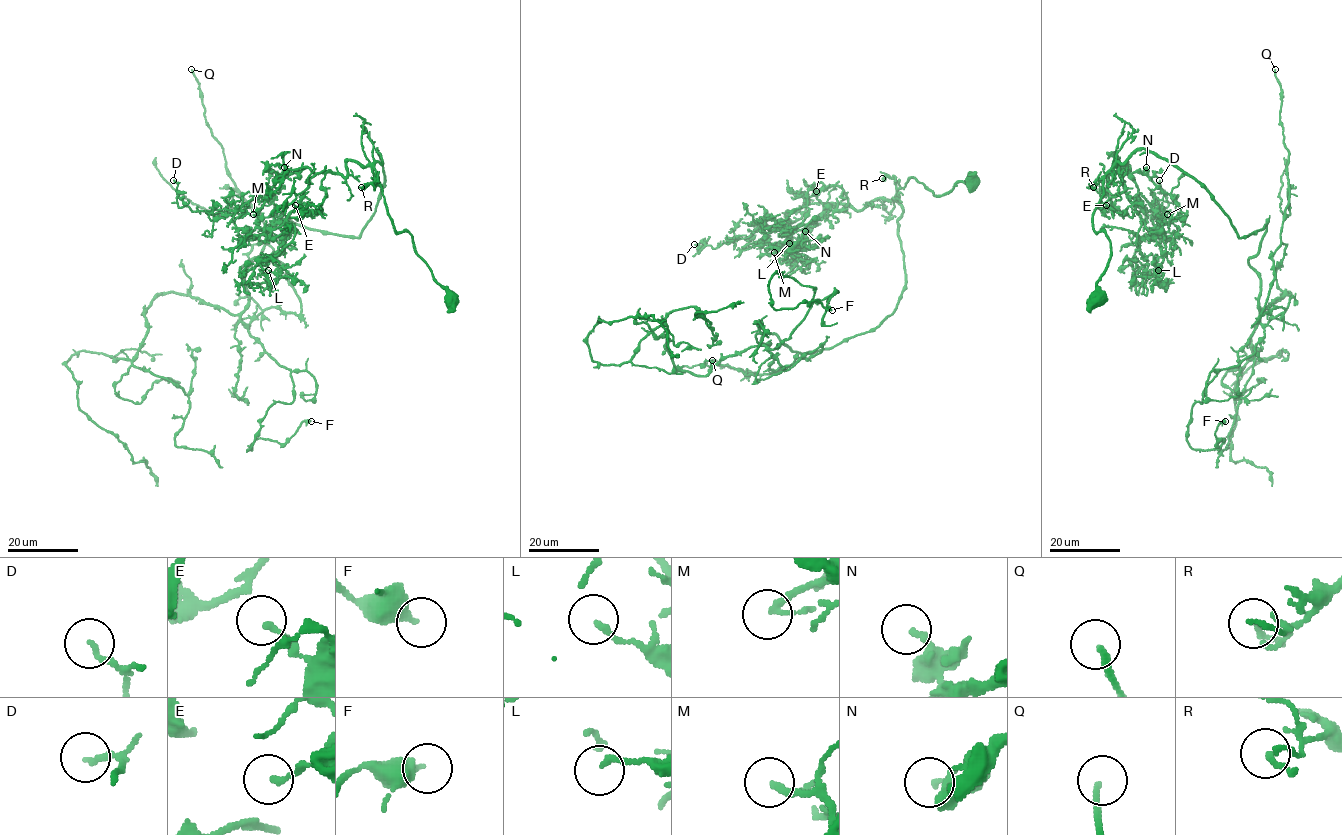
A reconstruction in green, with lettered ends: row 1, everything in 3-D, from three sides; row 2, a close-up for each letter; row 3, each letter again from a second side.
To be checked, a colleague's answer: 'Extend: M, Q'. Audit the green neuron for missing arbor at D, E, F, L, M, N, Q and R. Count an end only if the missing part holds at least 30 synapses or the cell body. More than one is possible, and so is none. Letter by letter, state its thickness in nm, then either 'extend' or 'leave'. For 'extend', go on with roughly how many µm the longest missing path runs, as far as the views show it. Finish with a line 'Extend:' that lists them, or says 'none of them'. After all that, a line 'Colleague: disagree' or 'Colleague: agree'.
D: calibre 170 nm; leave
E: calibre 170 nm; leave
F: calibre 440 nm; leave
L: calibre 120 nm; leave
M: calibre 150 nm; extend; missing 6 µm
N: calibre 240 nm; leave
Q: calibre 170 nm; extend; missing 30 µm
R: calibre 120 nm; leave
Extend: M, Q
Colleague: agree

